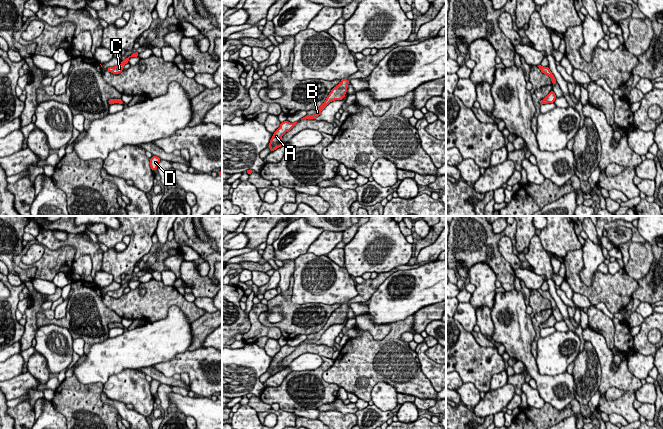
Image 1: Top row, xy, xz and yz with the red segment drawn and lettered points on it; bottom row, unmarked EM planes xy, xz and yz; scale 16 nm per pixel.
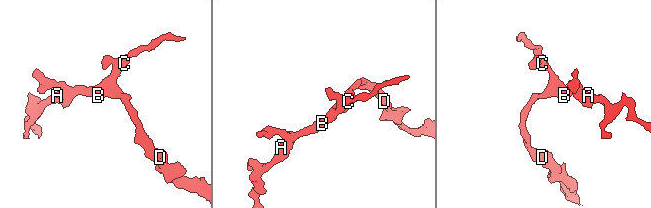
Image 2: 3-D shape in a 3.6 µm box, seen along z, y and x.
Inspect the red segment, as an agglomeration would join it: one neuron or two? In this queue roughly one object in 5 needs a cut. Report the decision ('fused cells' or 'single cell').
single cell

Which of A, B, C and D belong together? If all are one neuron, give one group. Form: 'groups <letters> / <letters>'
groups A B C D

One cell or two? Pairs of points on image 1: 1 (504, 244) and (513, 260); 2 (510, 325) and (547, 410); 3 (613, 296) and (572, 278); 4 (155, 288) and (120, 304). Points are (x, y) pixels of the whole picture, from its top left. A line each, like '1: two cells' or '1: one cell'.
1: one cell
2: two cells
3: one cell
4: one cell

